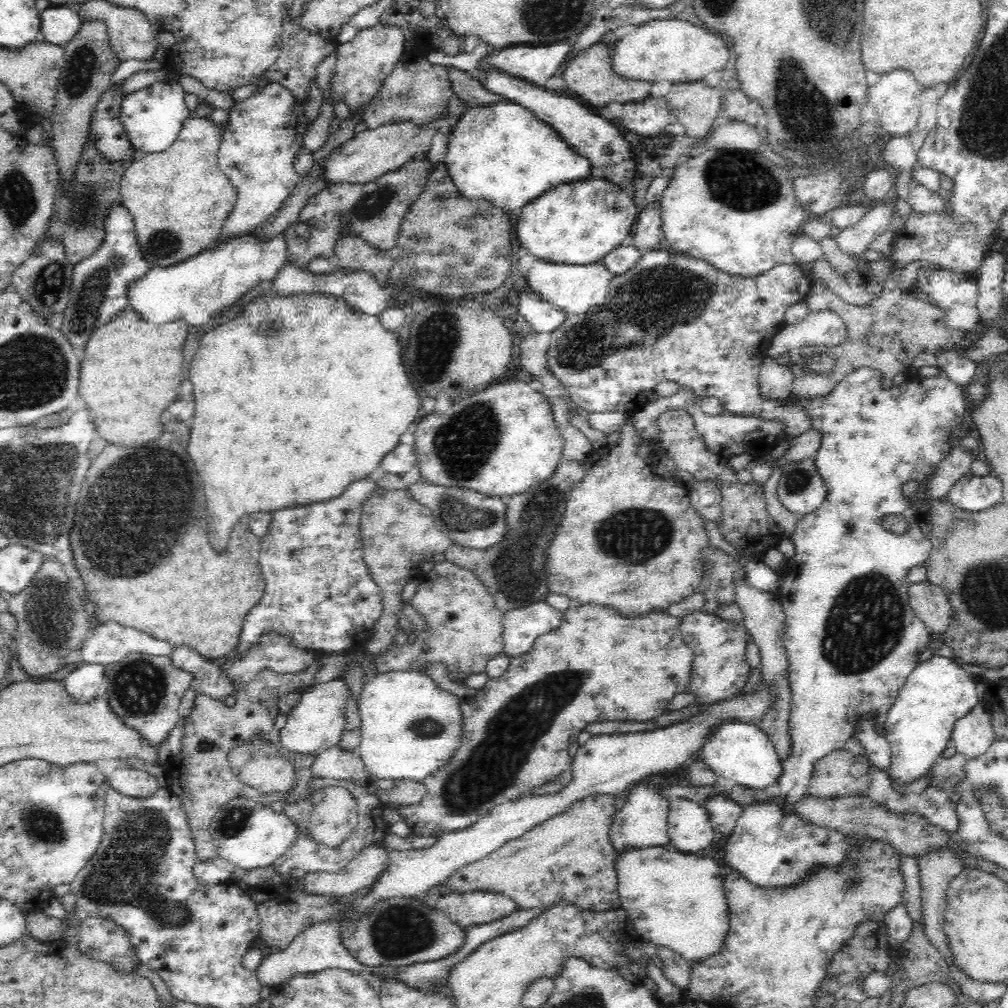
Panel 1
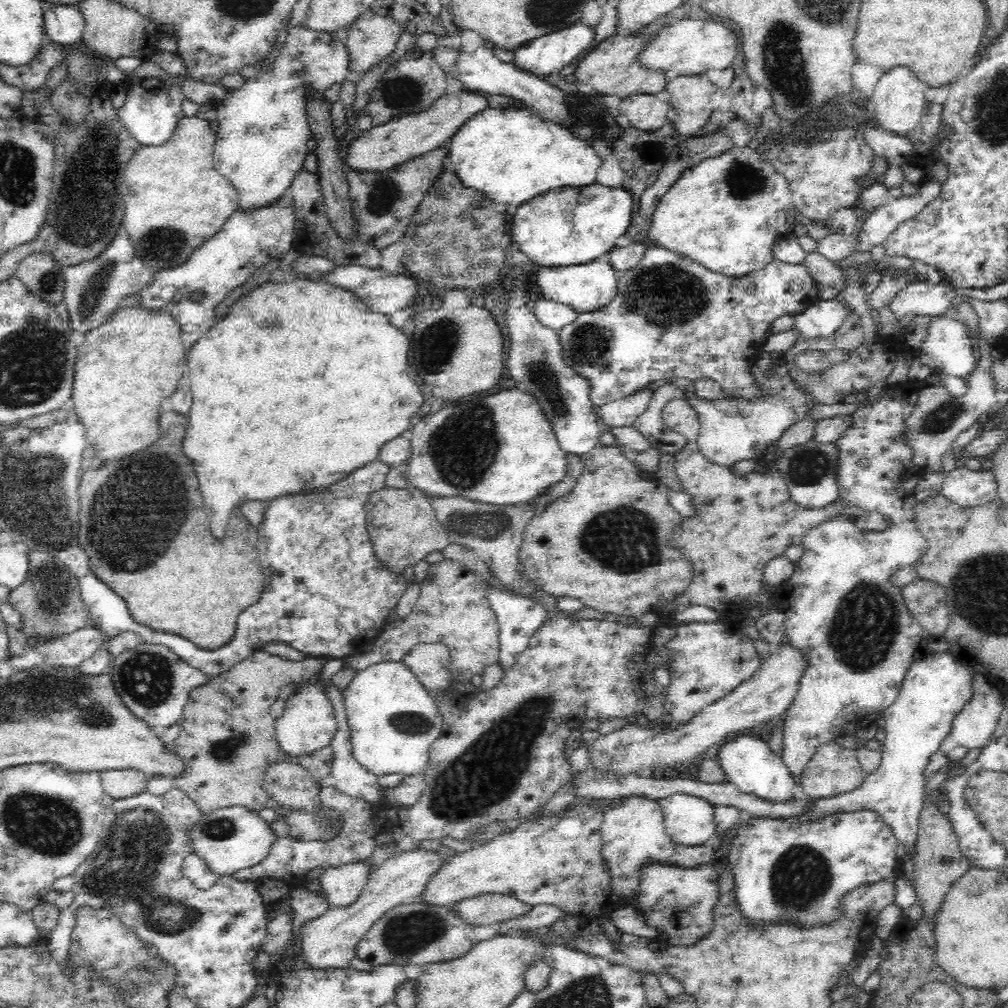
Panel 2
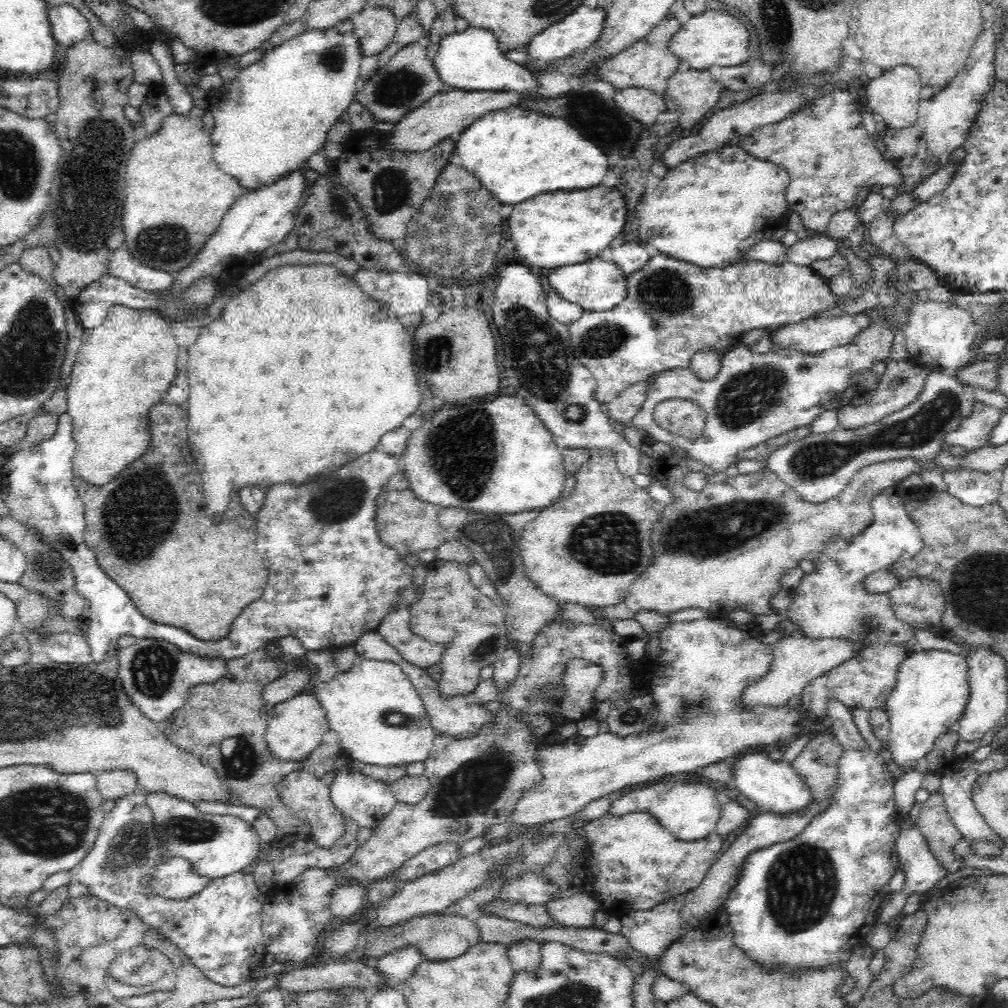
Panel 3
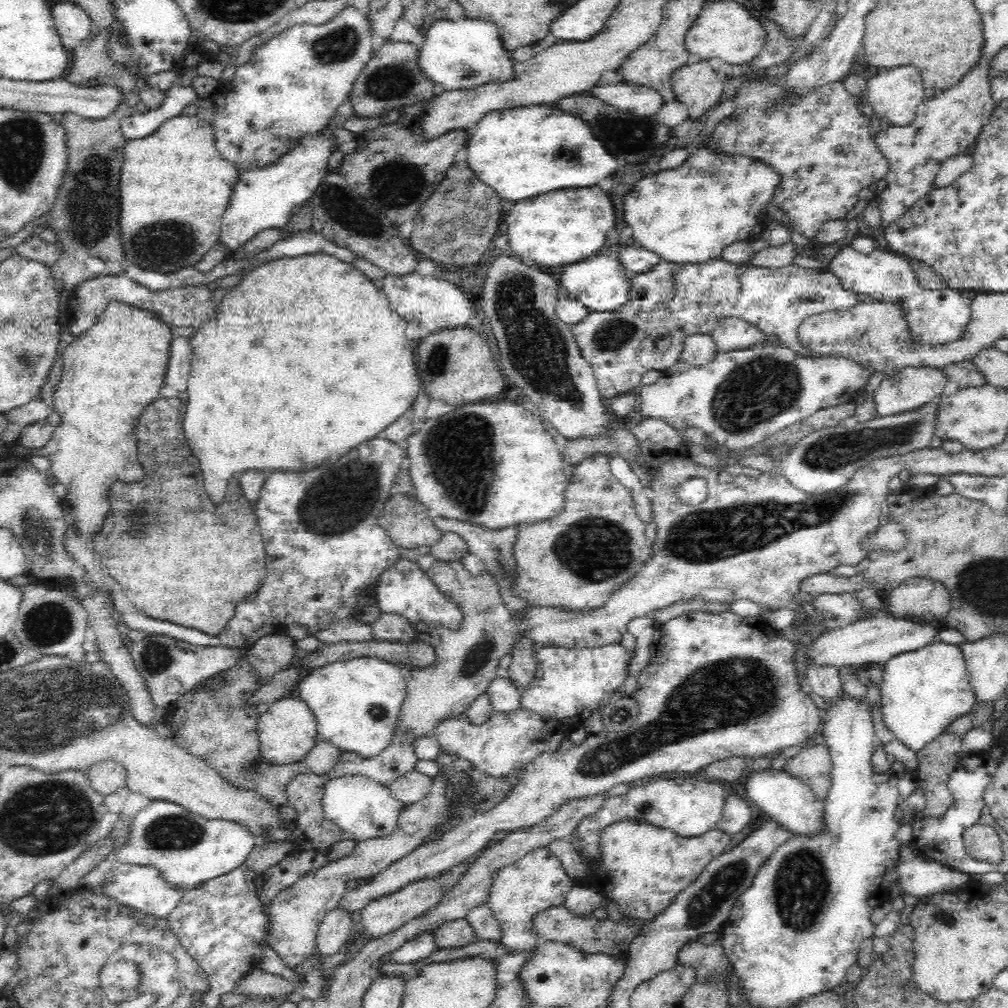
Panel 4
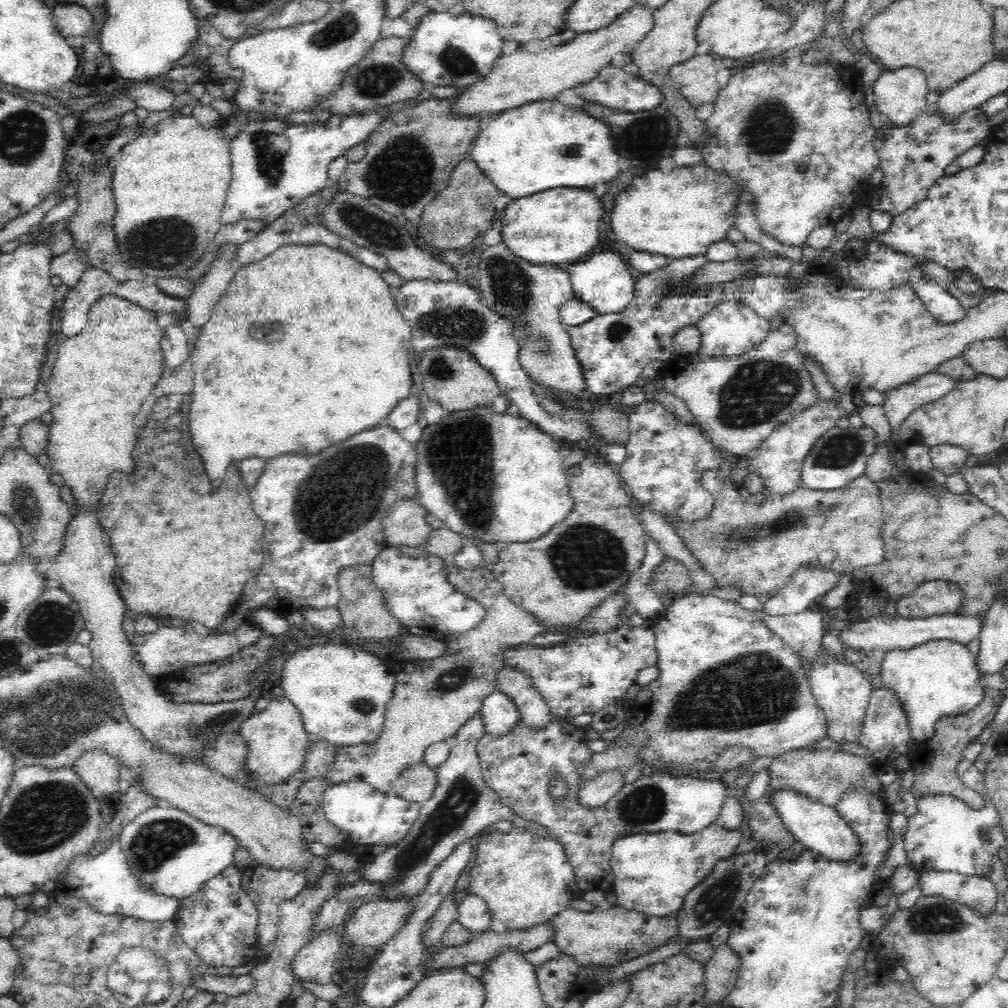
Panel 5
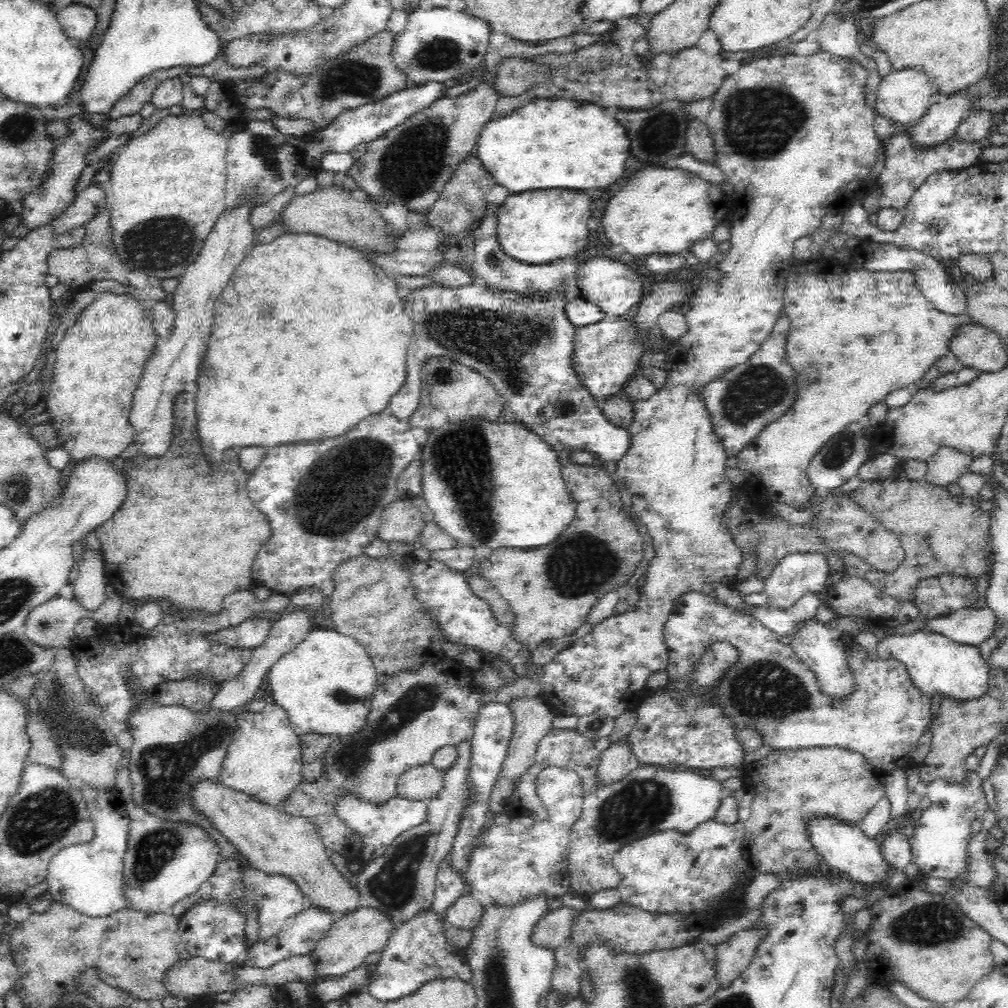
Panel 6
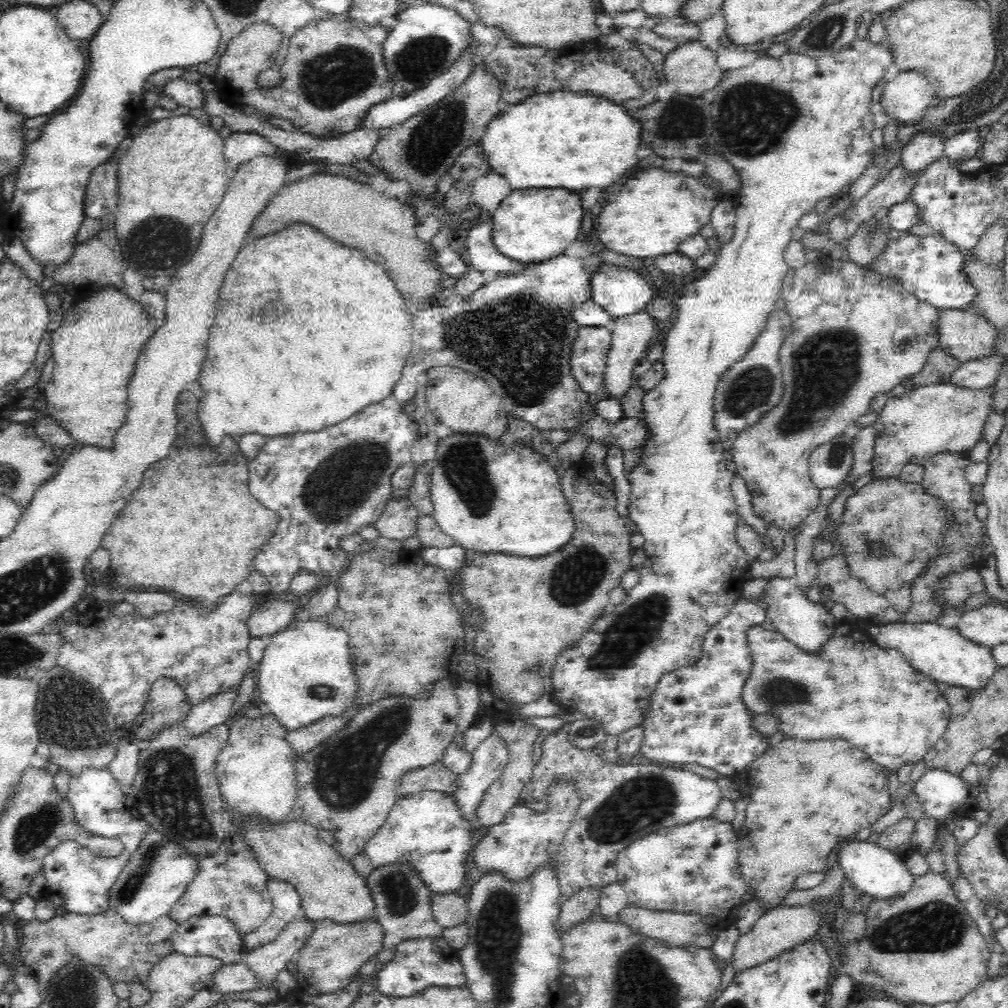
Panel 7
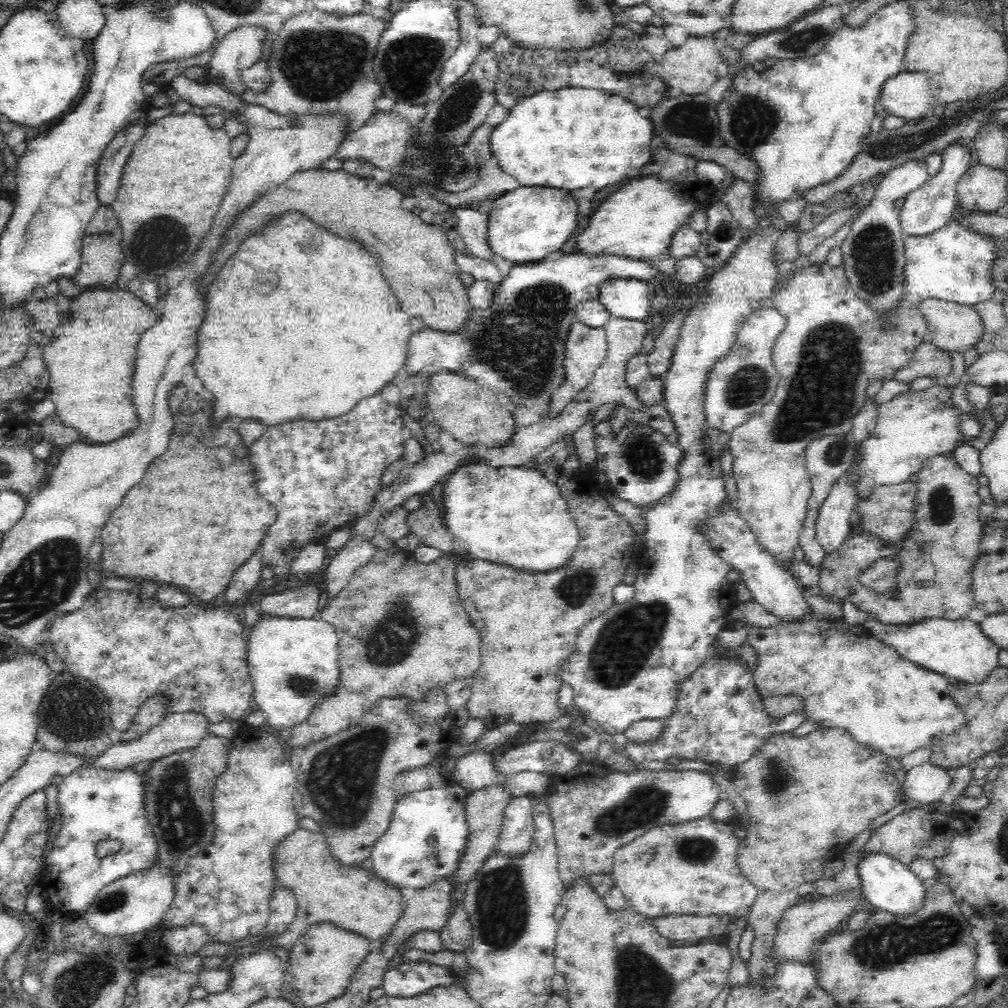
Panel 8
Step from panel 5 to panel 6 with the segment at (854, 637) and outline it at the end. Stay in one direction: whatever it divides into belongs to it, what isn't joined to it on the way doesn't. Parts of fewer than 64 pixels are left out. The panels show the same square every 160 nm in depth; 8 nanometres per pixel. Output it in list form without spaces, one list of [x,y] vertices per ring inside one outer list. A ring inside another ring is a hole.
[[[970,606],[955,610],[954,612],[948,613],[946,616],[928,619],[922,629],[936,631],[960,644],[980,646],[982,642],[986,642],[988,638],[993,638],[994,634],[1000,630],[1000,619],[998,619],[998,615],[994,613],[994,610],[990,609],[988,606],[978,609]]]

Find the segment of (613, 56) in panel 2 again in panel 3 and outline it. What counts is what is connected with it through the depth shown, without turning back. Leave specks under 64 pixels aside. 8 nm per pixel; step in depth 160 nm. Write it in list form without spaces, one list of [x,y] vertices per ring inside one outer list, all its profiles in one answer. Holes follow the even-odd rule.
[[[668,11],[646,39],[635,43],[628,50],[616,54],[614,58],[610,58],[598,66],[597,72],[600,80],[610,82],[615,89],[647,88],[657,95],[664,96],[668,79],[678,70],[680,62],[680,57],[670,49],[671,41],[682,28],[685,18],[685,15],[674,18]]]

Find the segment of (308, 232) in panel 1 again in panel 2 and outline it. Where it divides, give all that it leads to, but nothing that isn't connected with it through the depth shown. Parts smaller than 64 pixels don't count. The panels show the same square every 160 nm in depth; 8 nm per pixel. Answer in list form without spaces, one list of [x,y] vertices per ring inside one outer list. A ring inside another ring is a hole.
[[[436,147],[436,150],[428,151],[418,158],[381,171],[356,171],[344,161],[343,171],[349,183],[351,211],[360,238],[378,249],[402,241],[418,205],[438,181],[444,169],[442,160],[446,157],[447,150]]]

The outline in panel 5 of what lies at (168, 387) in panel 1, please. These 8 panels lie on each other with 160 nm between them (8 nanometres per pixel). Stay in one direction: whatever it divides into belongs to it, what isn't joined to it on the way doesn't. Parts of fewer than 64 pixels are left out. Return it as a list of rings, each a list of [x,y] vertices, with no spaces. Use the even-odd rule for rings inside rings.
[[[105,294],[90,308],[87,314],[86,326],[76,336],[60,339],[59,350],[53,366],[51,377],[48,379],[47,392],[51,401],[52,422],[49,425],[49,446],[47,465],[52,473],[62,475],[64,484],[68,486],[74,498],[76,513],[67,526],[63,545],[52,561],[45,564],[48,580],[57,581],[61,588],[79,604],[80,612],[86,621],[85,628],[91,632],[89,648],[95,665],[104,667],[113,680],[116,692],[119,694],[125,717],[129,723],[139,730],[153,750],[161,754],[169,754],[181,760],[199,760],[201,763],[206,755],[204,750],[212,746],[216,738],[224,734],[234,734],[239,730],[241,722],[250,716],[257,698],[246,697],[228,702],[200,705],[196,703],[176,703],[168,701],[155,687],[142,664],[134,658],[133,647],[124,635],[122,621],[124,618],[125,602],[118,594],[112,577],[115,569],[115,558],[109,544],[109,538],[98,526],[97,492],[104,490],[108,475],[115,470],[131,471],[133,469],[134,452],[139,438],[134,428],[134,418],[138,416],[142,402],[154,390],[160,380],[163,366],[163,350],[161,336],[163,329],[157,323],[155,314],[135,302],[129,301],[120,294]]]

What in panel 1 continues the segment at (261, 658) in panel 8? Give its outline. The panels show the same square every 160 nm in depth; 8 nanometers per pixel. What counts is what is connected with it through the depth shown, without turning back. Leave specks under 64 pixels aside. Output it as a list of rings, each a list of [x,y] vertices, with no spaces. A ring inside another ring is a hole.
[[[389,670],[376,672],[362,683],[357,701],[360,717],[360,742],[355,750],[364,762],[370,780],[384,778],[423,781],[433,770],[443,765],[457,747],[461,731],[459,699],[449,692],[436,688],[434,681],[416,670]]]

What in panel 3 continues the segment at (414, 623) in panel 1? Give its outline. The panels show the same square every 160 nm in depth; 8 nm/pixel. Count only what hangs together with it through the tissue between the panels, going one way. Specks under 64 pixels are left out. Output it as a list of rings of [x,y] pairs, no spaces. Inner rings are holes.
[[[410,488],[402,491],[384,490],[376,498],[376,506],[375,520],[380,539],[402,557],[409,554],[418,555],[426,549],[435,549],[449,538],[446,530],[438,522],[440,506],[420,500]]]

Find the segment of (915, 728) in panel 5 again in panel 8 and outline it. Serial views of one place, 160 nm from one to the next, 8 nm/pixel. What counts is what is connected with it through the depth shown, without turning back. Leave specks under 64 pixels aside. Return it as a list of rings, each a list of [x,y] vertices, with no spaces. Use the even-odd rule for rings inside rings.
[[[968,615],[959,619],[924,619],[909,625],[885,625],[879,620],[867,618],[862,627],[876,640],[892,645],[902,659],[932,670],[956,681],[970,684],[982,682],[999,666],[1001,650],[982,629],[978,615]]]

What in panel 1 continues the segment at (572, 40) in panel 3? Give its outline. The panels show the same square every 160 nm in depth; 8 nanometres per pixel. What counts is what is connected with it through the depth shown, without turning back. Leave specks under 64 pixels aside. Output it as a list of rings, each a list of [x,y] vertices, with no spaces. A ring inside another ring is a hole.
[[[558,40],[548,46],[512,46],[497,49],[480,62],[479,70],[486,67],[498,67],[516,77],[528,79],[538,86],[544,86],[556,70],[566,64],[566,56],[572,50],[570,40]]]

